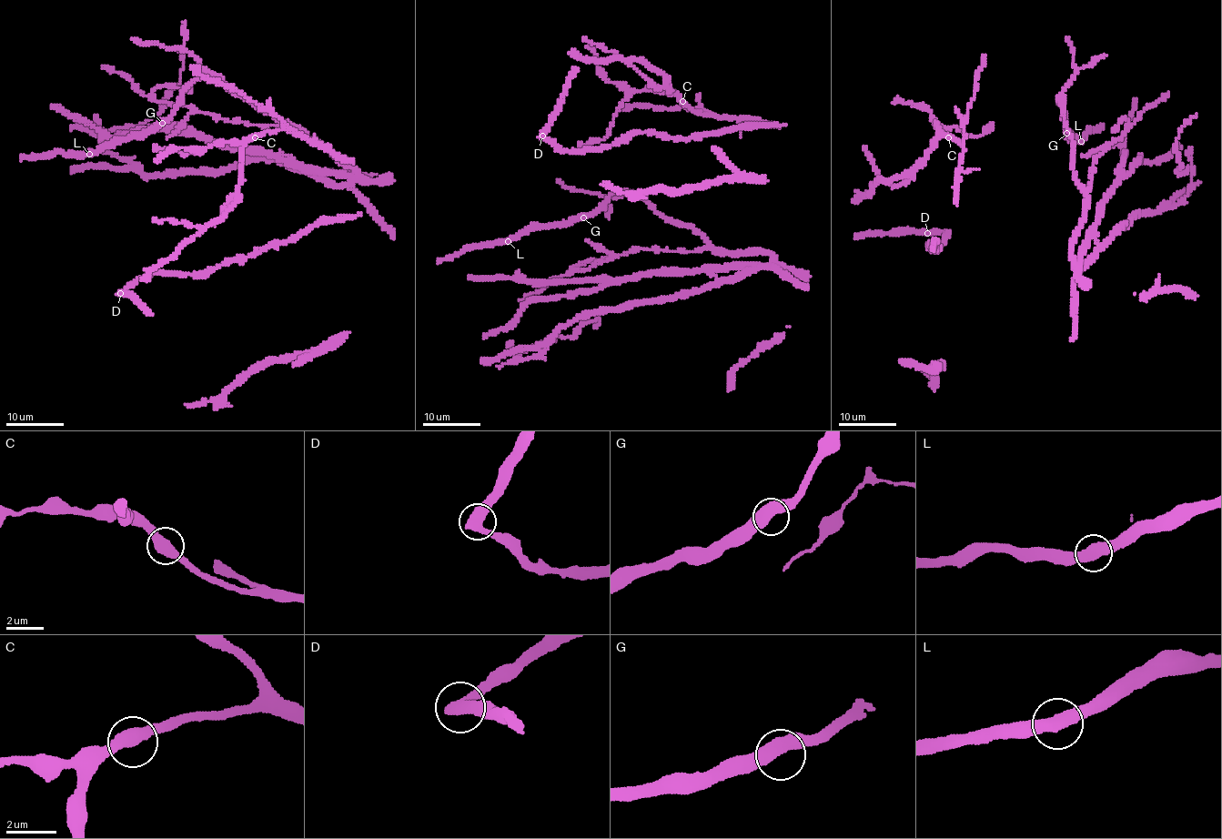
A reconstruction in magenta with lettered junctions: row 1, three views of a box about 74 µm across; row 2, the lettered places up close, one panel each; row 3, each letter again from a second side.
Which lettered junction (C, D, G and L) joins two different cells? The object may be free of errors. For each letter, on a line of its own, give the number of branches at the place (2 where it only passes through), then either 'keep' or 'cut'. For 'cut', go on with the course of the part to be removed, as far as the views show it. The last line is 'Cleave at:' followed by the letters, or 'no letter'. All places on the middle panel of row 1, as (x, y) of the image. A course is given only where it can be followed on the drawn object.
C: 2 branches meet; keep
D: 2 branches meet; cut; foreign part runs (542, 136), (569, 76), (577, 68)
G: 2 branches meet; keep
L: 2 branches meet; keep
Cleave at: D

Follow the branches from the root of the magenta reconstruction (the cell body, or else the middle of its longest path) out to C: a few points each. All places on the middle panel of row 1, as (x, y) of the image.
C: (582, 149), (585, 145), (600, 141), (608, 134), (619, 106), (638, 91), (671, 93), (682, 101)

